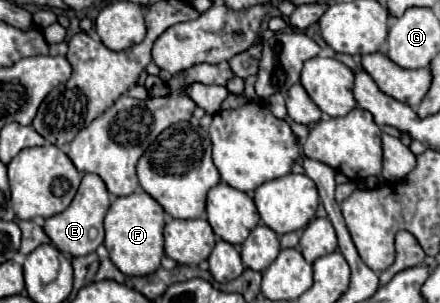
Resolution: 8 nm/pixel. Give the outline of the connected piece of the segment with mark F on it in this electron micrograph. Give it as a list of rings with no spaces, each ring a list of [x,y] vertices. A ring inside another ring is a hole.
[[[135,190],[129,196],[115,198],[105,216],[105,248],[109,250],[111,262],[125,276],[147,276],[161,266],[163,252],[163,208],[143,190]]]

